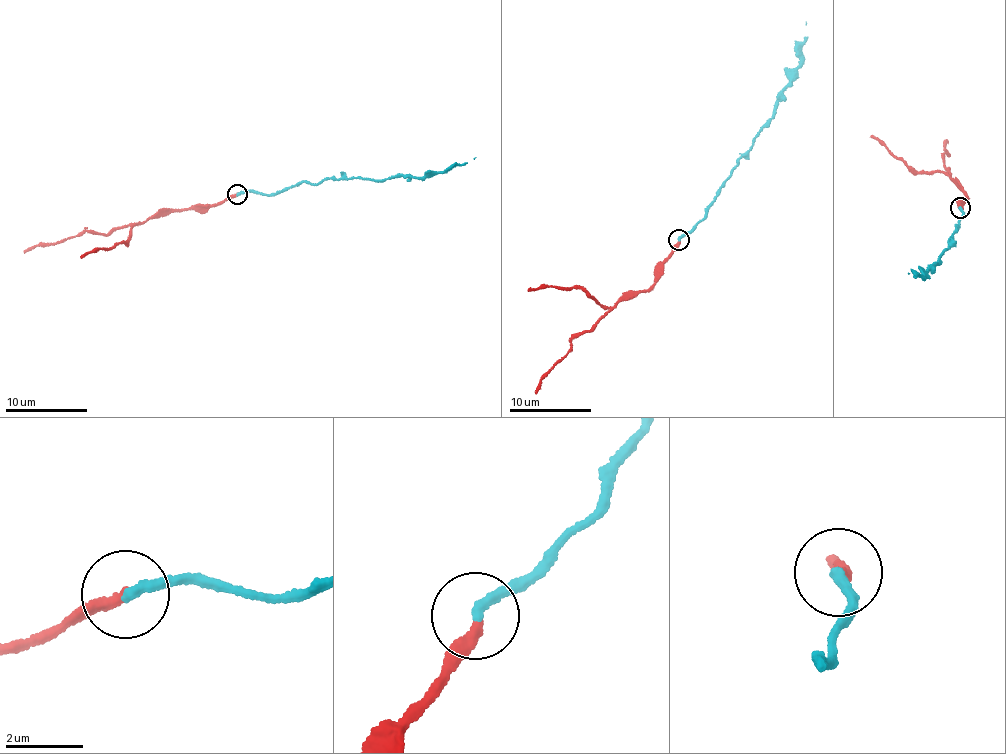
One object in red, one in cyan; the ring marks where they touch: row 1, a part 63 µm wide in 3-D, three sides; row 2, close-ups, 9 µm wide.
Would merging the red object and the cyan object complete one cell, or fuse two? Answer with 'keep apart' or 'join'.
join

